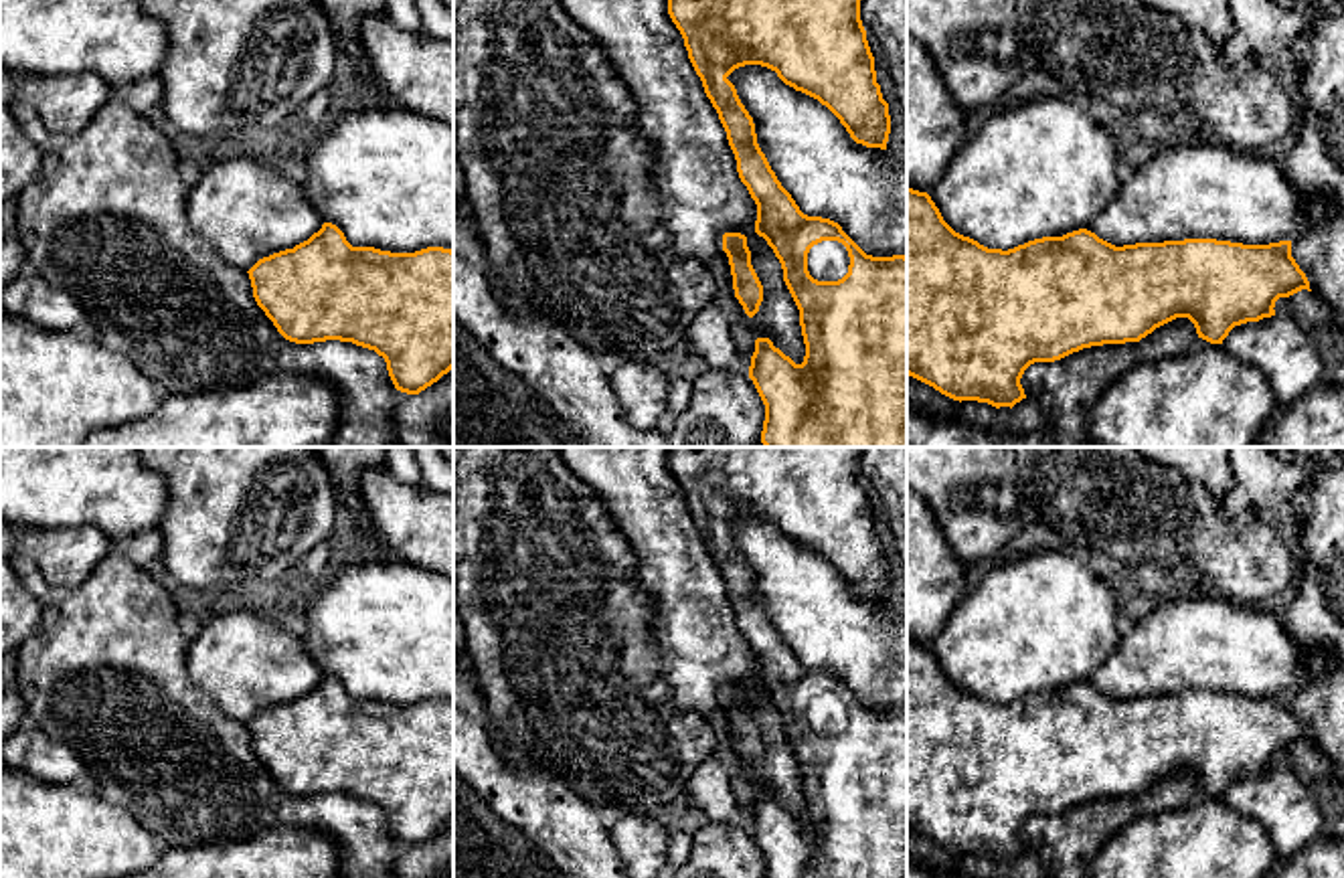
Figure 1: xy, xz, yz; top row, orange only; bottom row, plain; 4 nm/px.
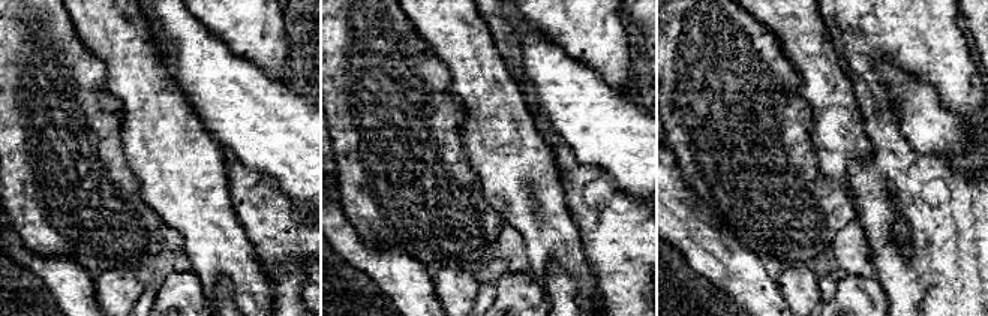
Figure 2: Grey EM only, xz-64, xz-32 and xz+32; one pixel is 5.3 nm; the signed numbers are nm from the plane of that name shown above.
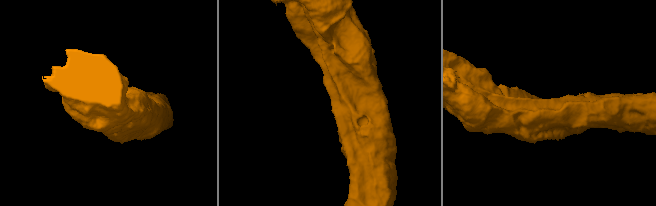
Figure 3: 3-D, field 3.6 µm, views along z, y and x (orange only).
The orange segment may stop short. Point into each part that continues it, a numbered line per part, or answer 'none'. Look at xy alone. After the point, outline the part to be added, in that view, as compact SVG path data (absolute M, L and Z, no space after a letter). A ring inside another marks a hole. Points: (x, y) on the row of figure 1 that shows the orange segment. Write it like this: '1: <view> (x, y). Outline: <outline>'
1: xy (247, 209). Outline: M223 152L204 164L200 182L190 188L186 218L233 267L249 271L259 259L293 249L324 225L302 190L298 176L279 172L265 154Z

